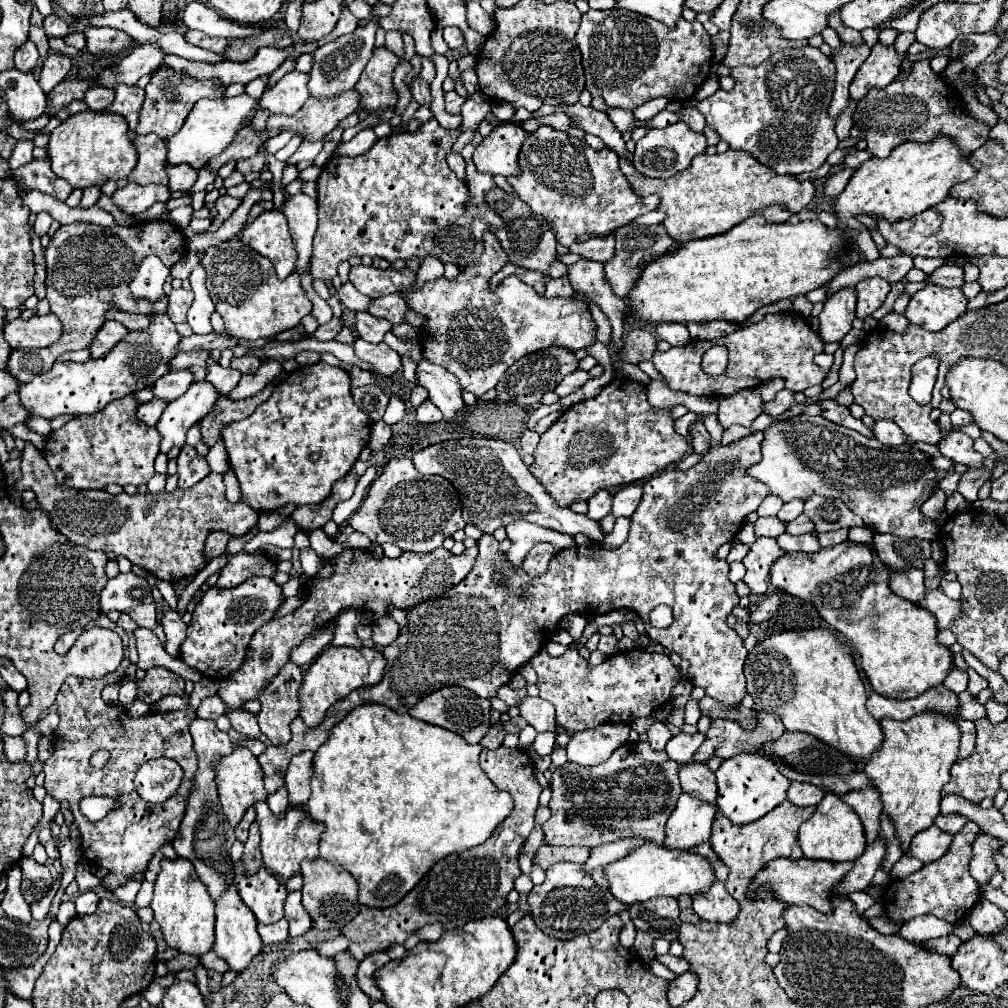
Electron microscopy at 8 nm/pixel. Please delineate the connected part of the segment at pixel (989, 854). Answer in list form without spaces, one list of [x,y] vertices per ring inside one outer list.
[[[978,832],[974,846],[972,846],[972,860],[970,860],[970,874],[974,876],[974,880],[982,886],[988,884],[992,874],[998,870],[996,862],[994,862],[994,854],[1000,852],[1002,848],[1002,840],[994,838],[990,834]]]

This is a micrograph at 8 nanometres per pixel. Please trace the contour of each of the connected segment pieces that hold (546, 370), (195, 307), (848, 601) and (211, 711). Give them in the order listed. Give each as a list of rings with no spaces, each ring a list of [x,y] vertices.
[[[546,348],[546,350],[532,352],[524,358],[520,358],[514,366],[510,366],[506,370],[506,376],[502,376],[502,380],[498,382],[498,388],[496,388],[498,398],[504,402],[516,402],[520,406],[532,406],[532,404],[540,402],[540,398],[546,392],[552,392],[566,374],[572,374],[576,370],[578,370],[578,358],[568,348]]]
[[[196,266],[194,272],[190,274],[190,284],[192,284],[192,292],[194,292],[194,304],[188,310],[188,324],[196,334],[210,334],[212,326],[210,326],[210,314],[214,312],[214,304],[208,296],[206,290],[206,272],[202,266]]]
[[[850,540],[830,548],[820,548],[820,552],[814,554],[784,554],[770,568],[770,582],[778,590],[810,600],[816,606],[818,614],[860,652],[860,666],[874,690],[890,698],[916,698],[944,682],[950,670],[948,660],[952,666],[952,652],[946,646],[938,644],[936,618],[930,616],[930,612],[924,608],[918,608],[916,604],[910,604],[908,600],[896,596],[890,588],[888,578],[890,570],[880,562],[872,544],[856,544]]]
[[[214,694],[214,696],[208,696],[206,700],[202,700],[196,714],[204,720],[218,720],[218,716],[222,716],[224,710],[226,710],[226,706],[224,706],[222,698],[218,694]]]

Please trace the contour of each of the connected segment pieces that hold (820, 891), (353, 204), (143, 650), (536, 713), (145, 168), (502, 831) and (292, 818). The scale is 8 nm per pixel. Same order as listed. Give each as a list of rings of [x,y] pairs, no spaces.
[[[778,858],[772,860],[768,864],[768,868],[764,868],[760,872],[760,876],[756,876],[752,890],[748,892],[748,896],[752,896],[752,892],[762,886],[762,884],[770,884],[772,890],[776,892],[778,898],[782,898],[786,904],[790,906],[812,906],[820,912],[832,912],[832,896],[836,894],[836,886],[844,880],[844,876],[854,868],[854,862],[830,862],[830,860],[808,860],[808,858],[800,858],[800,860],[788,860],[788,858]]]
[[[480,91],[475,92],[461,106],[462,125],[459,130],[444,130],[434,118],[424,122],[418,132],[390,134],[380,138],[366,154],[356,158],[334,156],[320,174],[318,180],[318,230],[314,236],[314,254],[310,260],[310,274],[314,280],[332,280],[338,276],[338,266],[352,256],[424,262],[428,256],[438,258],[442,264],[454,264],[460,270],[476,264],[484,252],[484,232],[502,230],[504,220],[490,210],[490,206],[468,206],[468,186],[462,184],[448,168],[446,154],[463,130],[476,131],[490,112],[489,99]]]
[[[136,628],[134,630],[134,638],[136,638],[136,648],[138,648],[138,668],[140,670],[148,670],[152,666],[164,666],[172,672],[176,672],[178,676],[182,676],[184,680],[192,680],[192,682],[200,682],[204,676],[198,670],[192,670],[190,666],[186,666],[180,658],[172,658],[164,646],[160,644],[160,640],[156,638],[156,634],[148,628]]]
[[[526,696],[520,706],[520,716],[526,718],[526,722],[530,726],[536,728],[536,732],[554,732],[556,728],[556,722],[554,722],[554,706],[550,702],[546,702],[544,698],[532,698],[532,696]]]
[[[146,134],[146,136],[134,136],[134,148],[138,152],[138,164],[132,170],[132,174],[118,182],[118,189],[126,186],[128,180],[140,182],[140,185],[151,183],[166,185],[168,176],[164,172],[164,160],[166,160],[166,142],[160,136]]]
[[[500,746],[496,750],[484,748],[480,754],[480,766],[500,790],[506,790],[512,796],[514,810],[482,846],[474,846],[438,860],[398,904],[390,908],[362,906],[354,920],[342,928],[342,934],[350,940],[348,950],[356,960],[362,960],[372,952],[388,950],[392,944],[402,944],[410,932],[426,924],[458,922],[462,926],[470,920],[494,916],[506,906],[506,898],[514,888],[514,878],[522,874],[518,858],[528,834],[534,828],[534,812],[538,808],[542,788],[534,776],[532,758],[526,750],[508,746]]]
[[[256,802],[254,808],[258,814],[256,820],[260,824],[260,834],[262,834],[260,842],[262,862],[272,874],[276,874],[280,880],[288,880],[300,872],[302,860],[318,858],[318,842],[324,828],[322,824],[314,822],[302,808],[290,808],[282,816],[274,816],[266,802]]]

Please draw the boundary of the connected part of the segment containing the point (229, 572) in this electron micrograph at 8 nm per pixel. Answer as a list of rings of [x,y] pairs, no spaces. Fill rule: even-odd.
[[[260,550],[252,552],[252,554],[246,554],[246,552],[228,554],[228,562],[220,570],[220,578],[218,578],[216,586],[218,588],[234,588],[252,576],[272,578],[274,574],[276,574],[276,562],[266,558]]]

